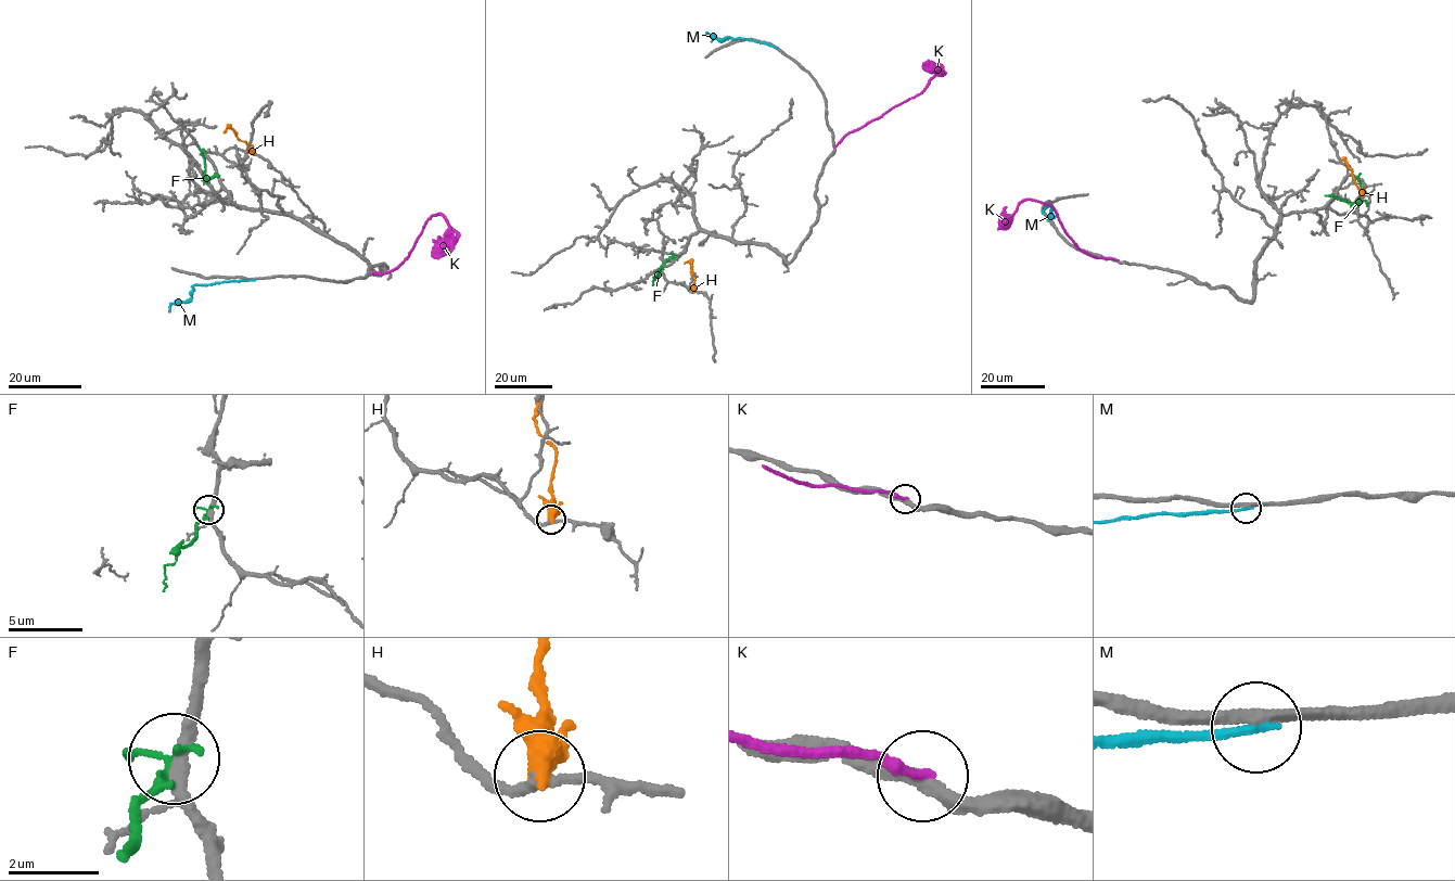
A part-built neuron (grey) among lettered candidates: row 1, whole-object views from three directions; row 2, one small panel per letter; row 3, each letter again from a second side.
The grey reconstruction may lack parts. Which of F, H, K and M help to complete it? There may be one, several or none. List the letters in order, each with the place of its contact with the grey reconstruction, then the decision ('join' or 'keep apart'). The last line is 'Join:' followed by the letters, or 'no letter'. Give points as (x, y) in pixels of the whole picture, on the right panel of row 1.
F: (1357, 178) | keep apart
H: (1363, 195) | keep apart
K: (1117, 260) | keep apart
M: (1043, 213) | keep apart
Join: no letter

